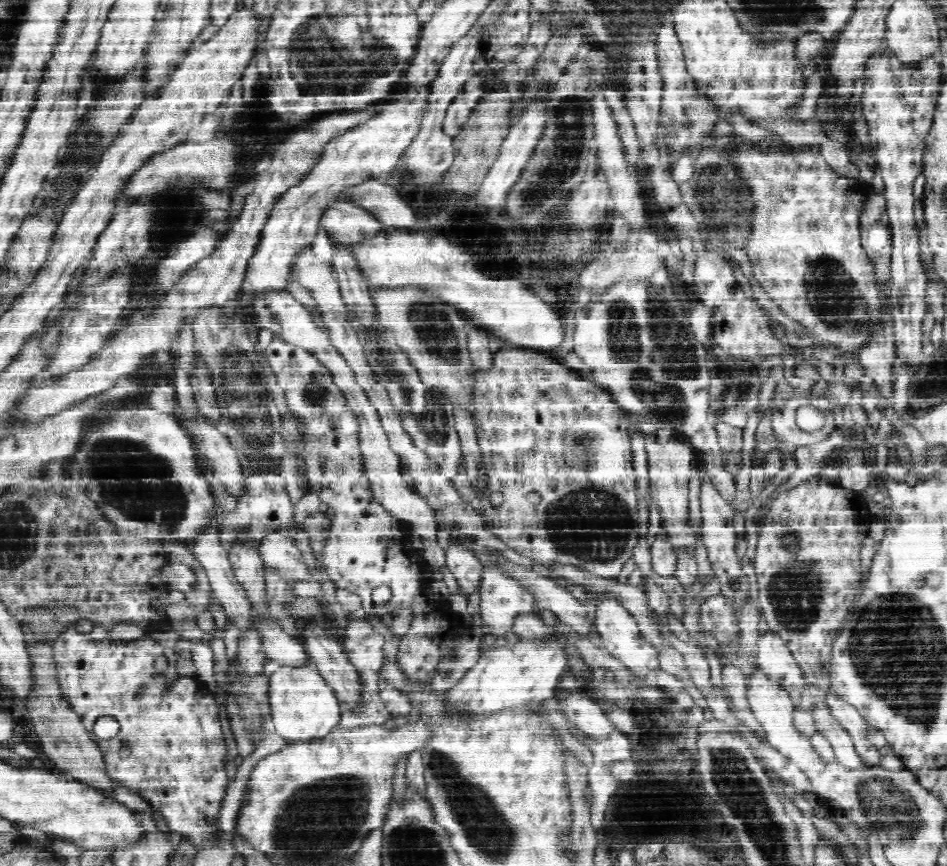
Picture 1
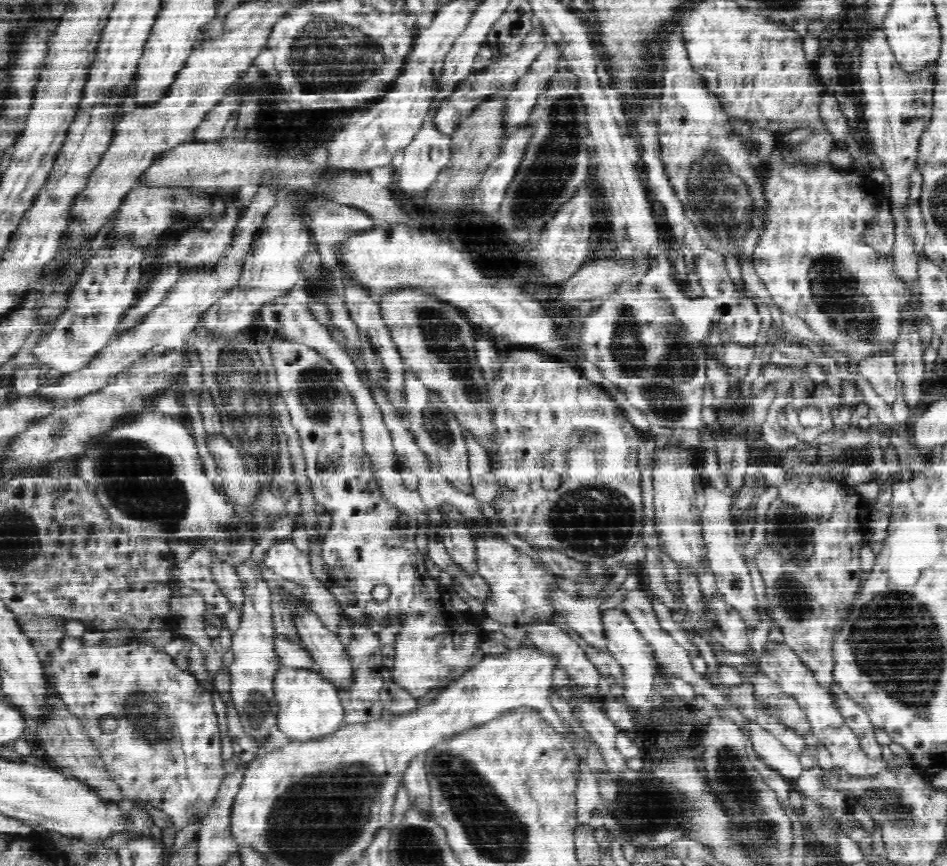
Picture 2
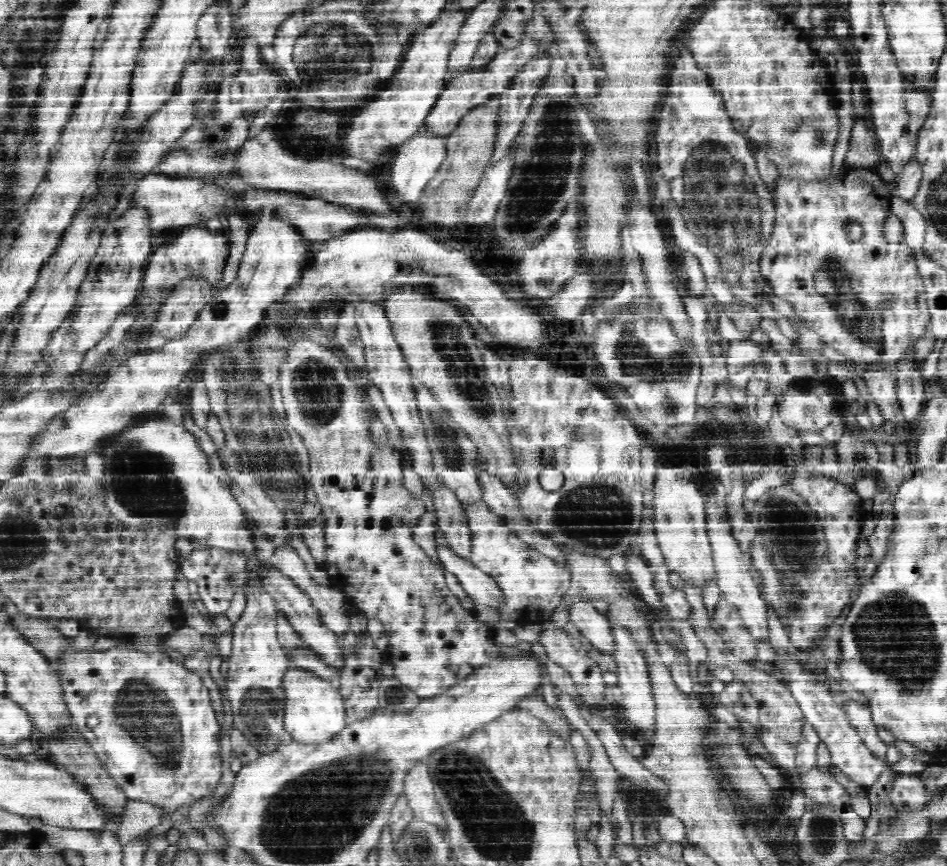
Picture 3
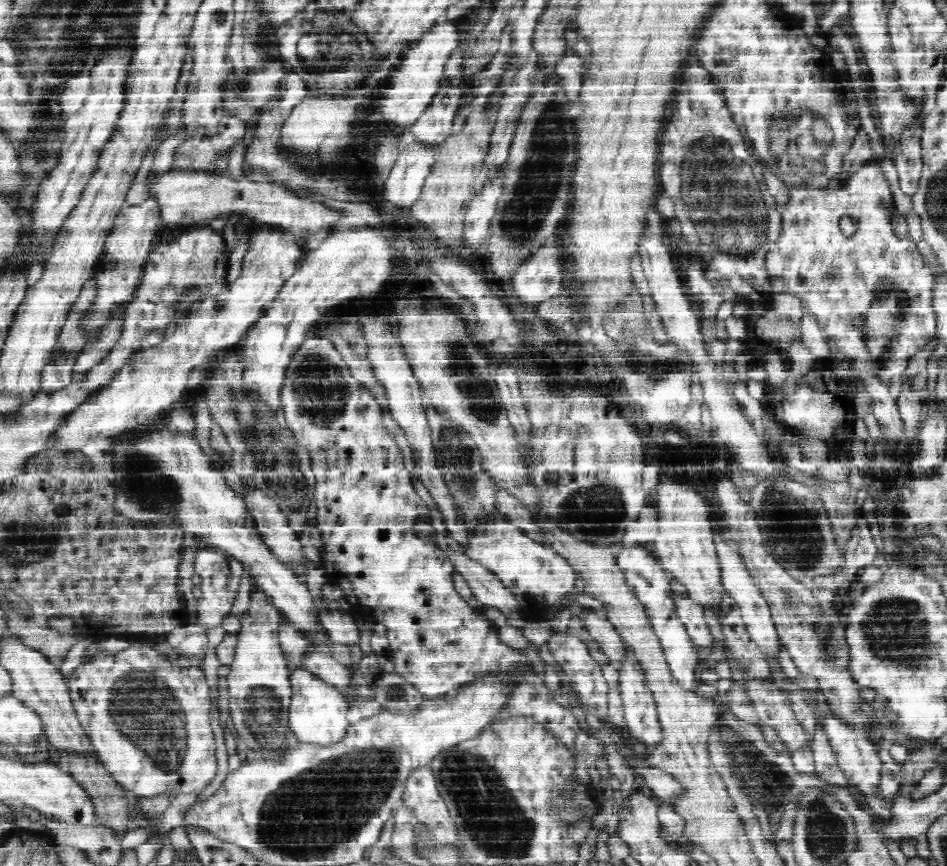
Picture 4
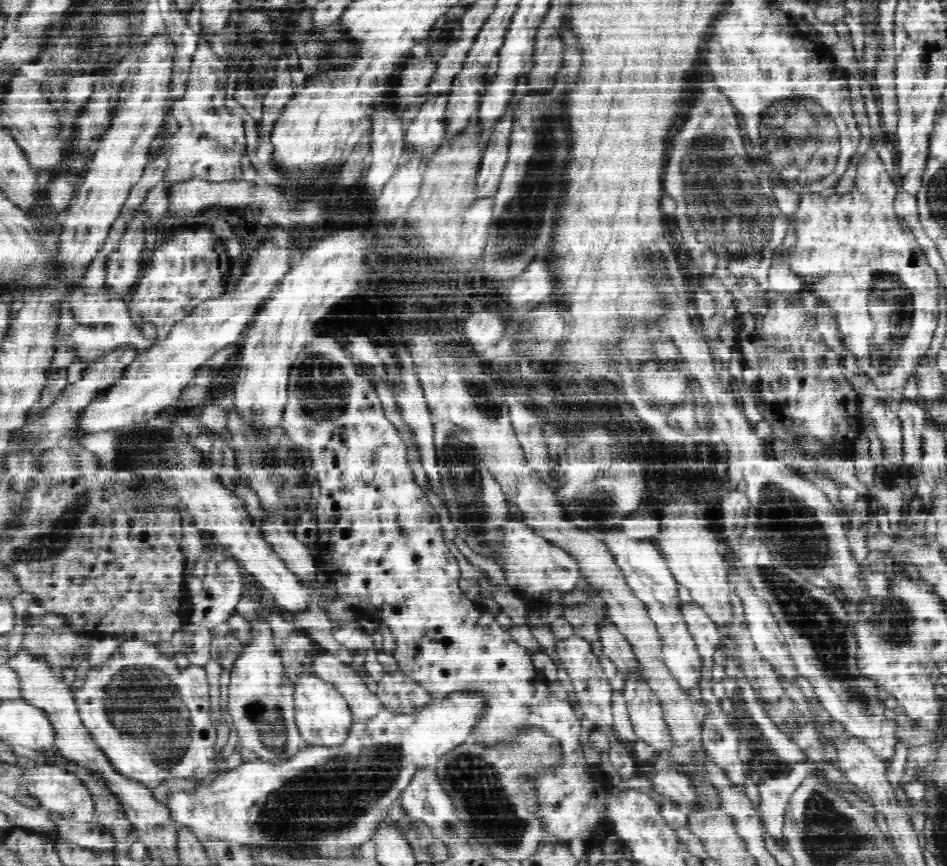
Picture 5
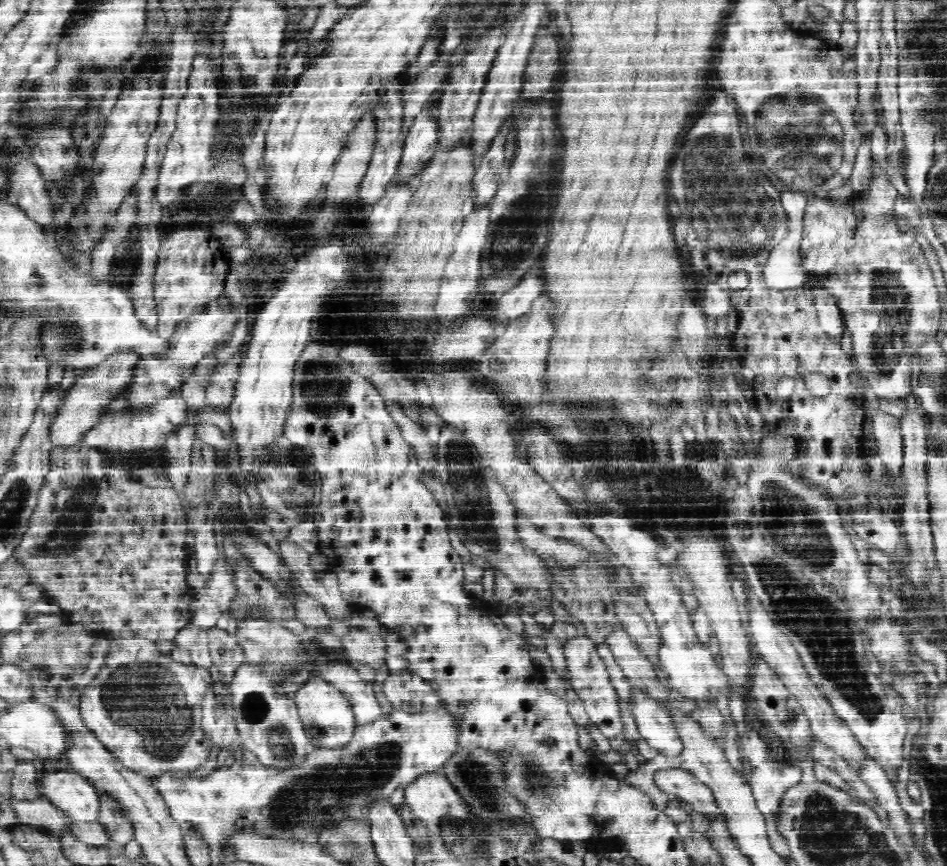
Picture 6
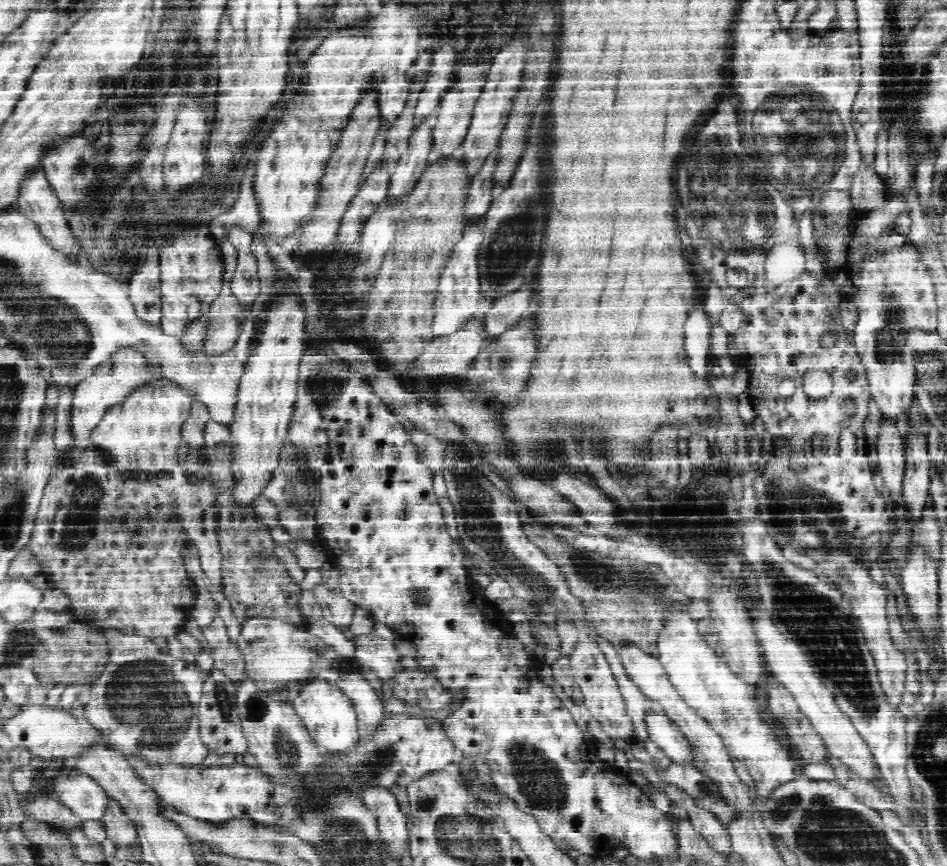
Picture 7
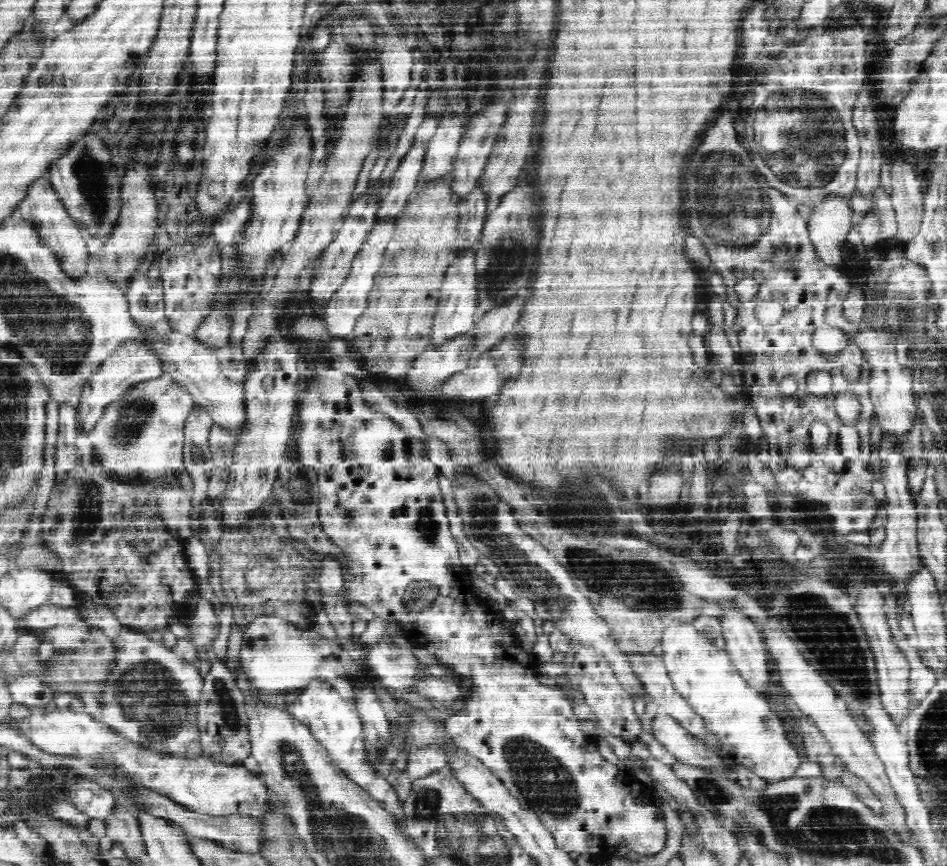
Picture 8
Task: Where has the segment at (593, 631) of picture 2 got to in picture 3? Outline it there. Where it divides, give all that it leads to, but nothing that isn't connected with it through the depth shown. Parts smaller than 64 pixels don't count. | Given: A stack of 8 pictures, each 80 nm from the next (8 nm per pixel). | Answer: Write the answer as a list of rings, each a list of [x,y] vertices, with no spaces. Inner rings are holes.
[[[591,600],[574,604],[568,613],[570,622],[574,623],[588,637],[588,640],[591,640],[597,650],[615,658],[615,630],[605,613],[595,610]]]

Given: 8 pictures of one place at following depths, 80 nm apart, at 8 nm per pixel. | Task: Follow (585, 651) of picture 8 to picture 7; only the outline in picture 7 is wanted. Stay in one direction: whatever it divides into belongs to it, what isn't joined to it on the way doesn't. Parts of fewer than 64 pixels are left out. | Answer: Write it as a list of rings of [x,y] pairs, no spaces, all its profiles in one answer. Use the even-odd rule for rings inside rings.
[[[584,640],[576,646],[576,650],[572,652],[572,656],[569,658],[570,666],[574,668],[574,676],[578,678],[574,682],[582,688],[586,706],[594,714],[594,718],[600,722],[604,732],[611,739],[620,739],[627,742],[635,741],[634,724],[626,713],[626,700],[624,700],[616,676],[612,673],[606,656],[600,652],[600,648],[596,644],[592,644],[590,640]],[[586,678],[590,678],[590,680],[586,680]]]

